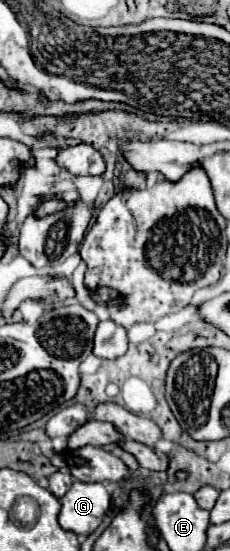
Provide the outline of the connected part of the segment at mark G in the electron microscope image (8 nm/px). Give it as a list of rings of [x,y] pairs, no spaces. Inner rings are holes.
[[[75,481],[71,489],[59,499],[61,513],[59,525],[75,535],[91,535],[103,521],[111,495],[103,483],[81,483]]]

